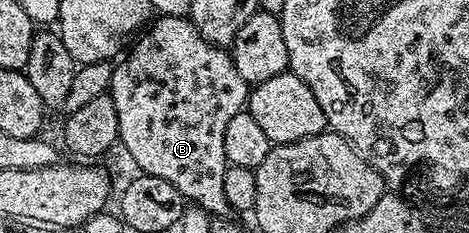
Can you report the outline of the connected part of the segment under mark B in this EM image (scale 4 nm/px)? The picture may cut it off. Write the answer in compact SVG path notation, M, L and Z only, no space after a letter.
M167 16L157 17L155 21L131 43L131 46L125 53L125 56L127 55L126 58L120 64L118 62L113 67L111 84L108 90L114 100L114 106L118 113L118 140L121 147L124 146L125 150L132 158L133 164L137 166L135 169L139 171L139 173L158 176L162 180L167 180L170 184L174 184L174 188L178 188L178 192L183 198L191 200L195 205L201 206L209 216L227 215L230 207L226 200L226 192L222 188L222 176L230 163L226 156L226 148L224 147L224 133L226 132L226 124L230 124L230 120L234 116L241 114L245 109L250 83L246 80L242 80L242 76L238 76L238 68L234 68L234 60L232 59L231 53L229 53L225 47L215 46L213 42L207 42L202 36L202 32L198 32L198 28L192 23L191 17L188 16L183 18L170 18Z

